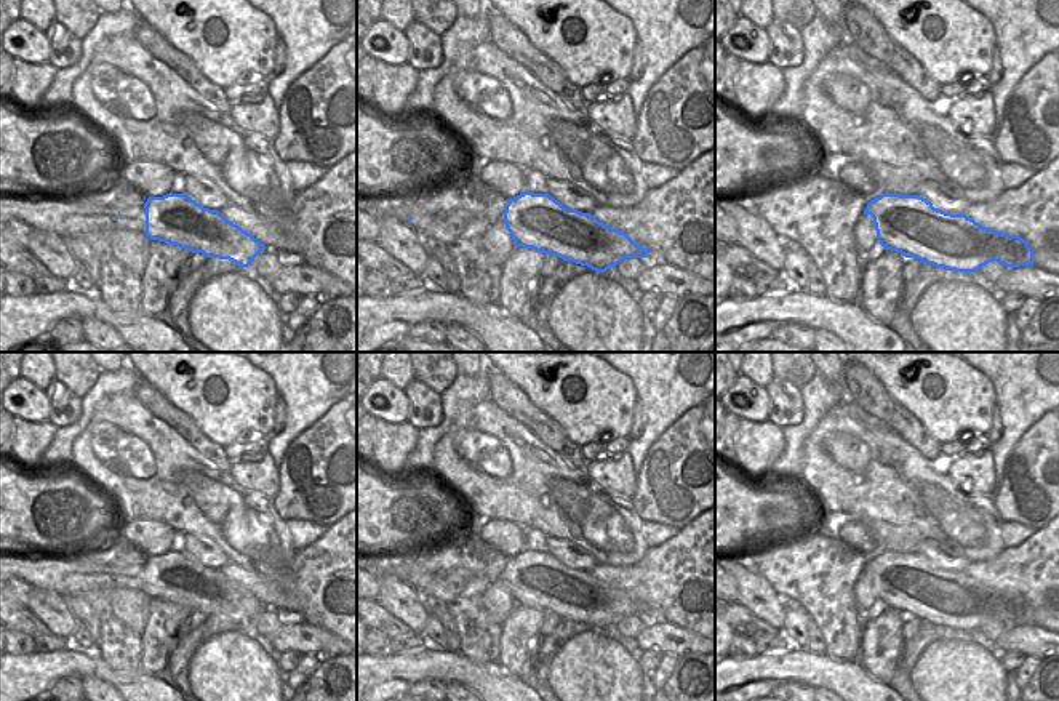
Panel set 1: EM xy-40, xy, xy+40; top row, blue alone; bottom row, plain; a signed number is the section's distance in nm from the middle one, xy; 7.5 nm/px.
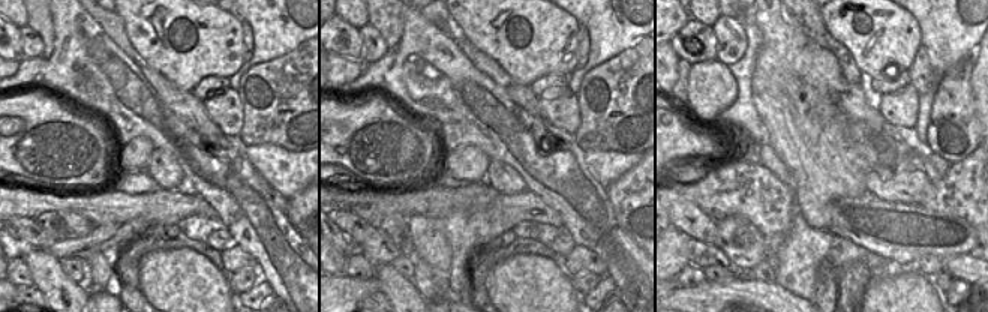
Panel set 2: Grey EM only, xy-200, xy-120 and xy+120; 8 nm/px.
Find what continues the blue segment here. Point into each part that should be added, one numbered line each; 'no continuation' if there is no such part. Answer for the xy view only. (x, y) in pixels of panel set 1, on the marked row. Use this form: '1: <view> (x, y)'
1: xy (394, 205)

